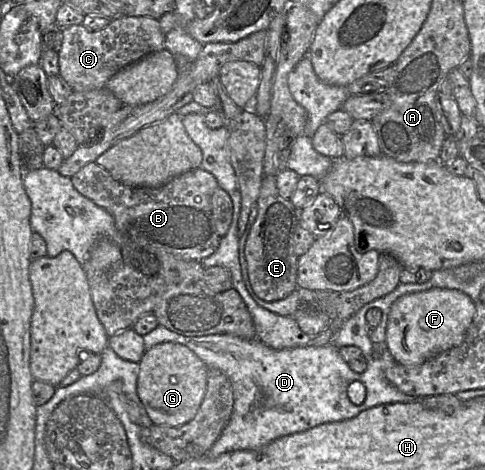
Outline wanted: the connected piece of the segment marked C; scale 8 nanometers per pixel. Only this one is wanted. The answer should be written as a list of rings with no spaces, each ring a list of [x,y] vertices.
[[[122,16],[111,19],[101,30],[89,30],[83,24],[71,25],[62,29],[63,39],[59,52],[59,75],[72,87],[73,91],[83,92],[106,87],[107,82],[123,68],[143,57],[165,49],[165,34],[161,31],[159,19],[147,16]]]

